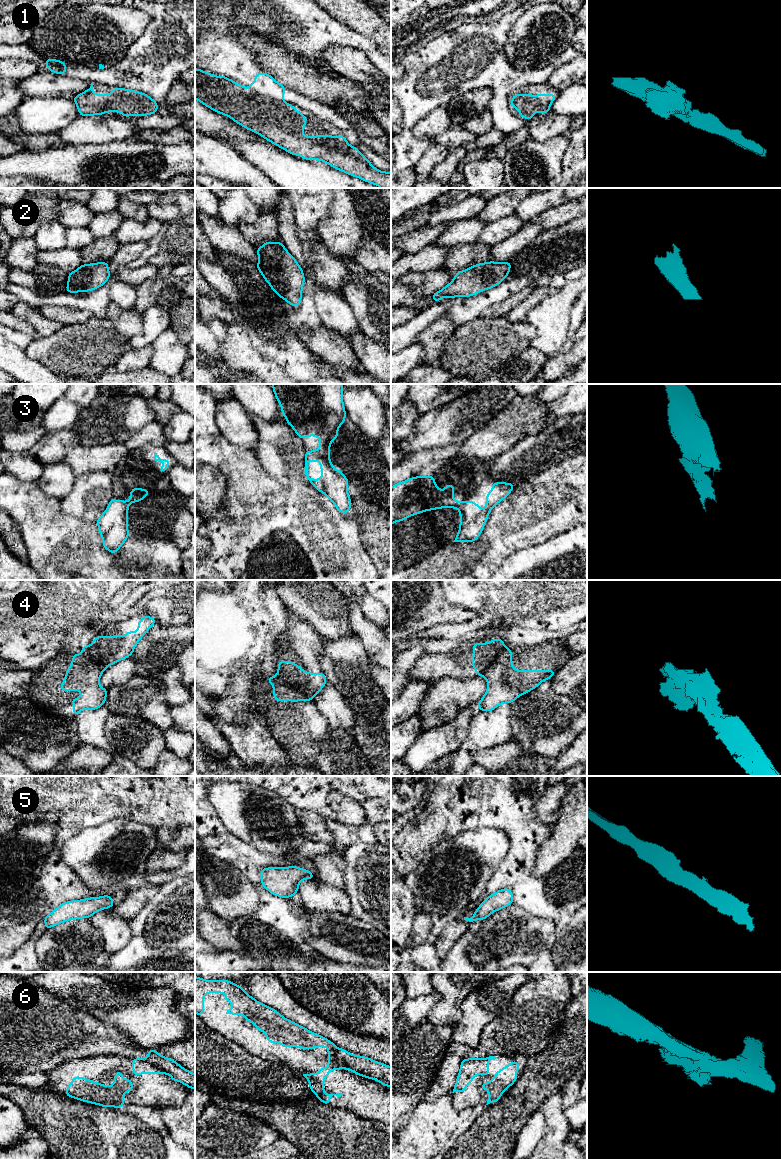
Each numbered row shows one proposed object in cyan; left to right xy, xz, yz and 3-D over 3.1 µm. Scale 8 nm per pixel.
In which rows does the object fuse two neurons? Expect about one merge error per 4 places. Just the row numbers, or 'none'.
3, 4, 6

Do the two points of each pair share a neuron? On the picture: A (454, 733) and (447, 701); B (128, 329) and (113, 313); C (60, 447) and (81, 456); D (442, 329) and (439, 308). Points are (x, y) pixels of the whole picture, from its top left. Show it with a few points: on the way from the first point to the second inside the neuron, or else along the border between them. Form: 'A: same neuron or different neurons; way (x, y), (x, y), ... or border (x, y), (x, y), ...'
A: different neurons; border (469, 706), (461, 710), (451, 720), (429, 730)
B: same neuron; way (125, 325), (117, 317)
C: different neurons; border (79, 444), (63, 459)
D: different neurons; border (439, 317), (421, 332)

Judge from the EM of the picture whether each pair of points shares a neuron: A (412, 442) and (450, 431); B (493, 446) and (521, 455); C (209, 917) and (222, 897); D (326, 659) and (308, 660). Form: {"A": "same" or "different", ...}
{"A": "same", "B": "different", "C": "different", "D": "different"}

